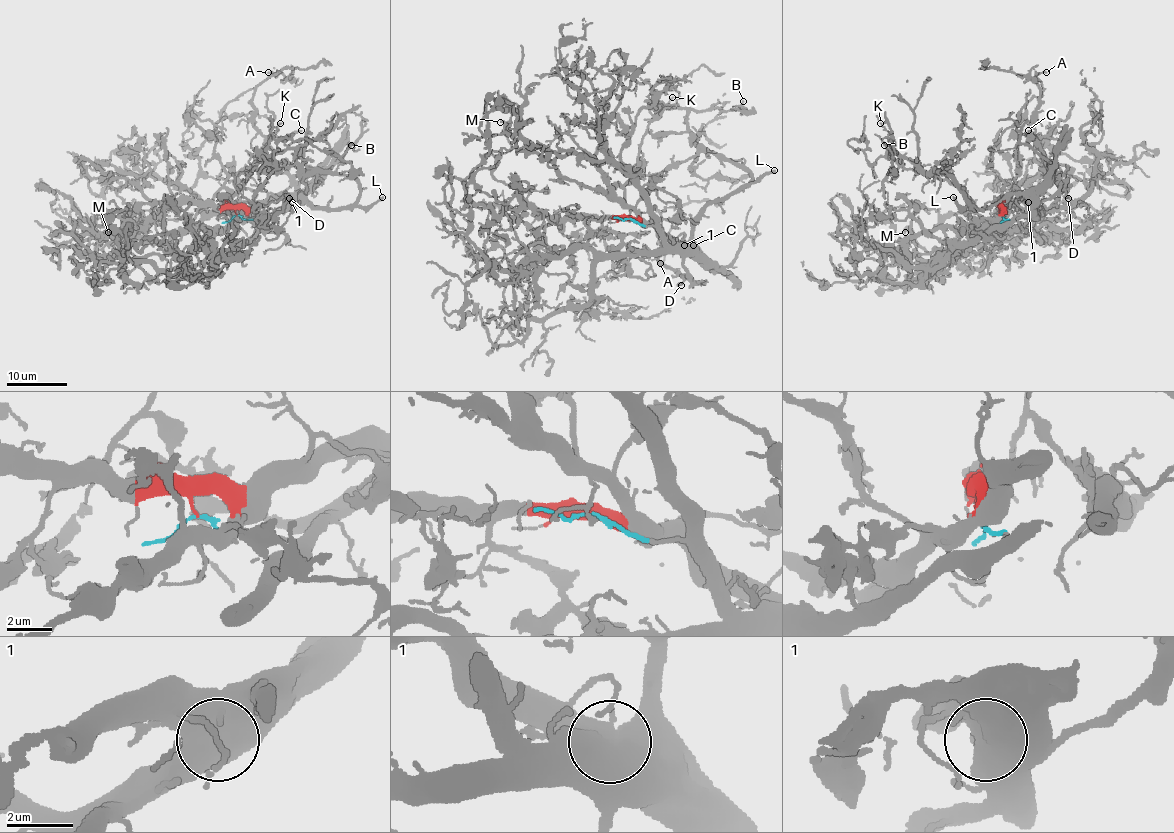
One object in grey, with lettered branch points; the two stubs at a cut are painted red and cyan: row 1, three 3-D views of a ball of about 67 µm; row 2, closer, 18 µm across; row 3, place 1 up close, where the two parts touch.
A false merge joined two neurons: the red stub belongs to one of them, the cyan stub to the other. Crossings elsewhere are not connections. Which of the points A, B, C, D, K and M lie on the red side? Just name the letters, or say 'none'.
K, M

